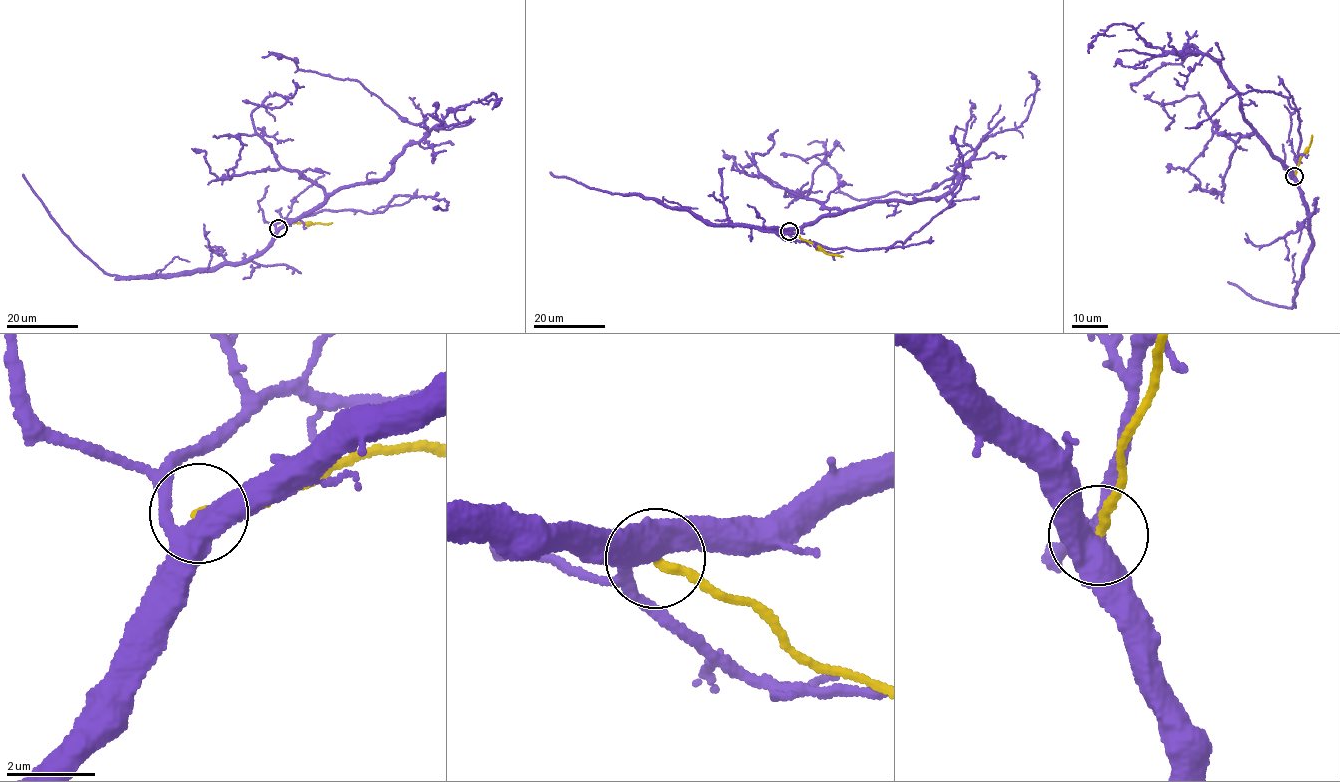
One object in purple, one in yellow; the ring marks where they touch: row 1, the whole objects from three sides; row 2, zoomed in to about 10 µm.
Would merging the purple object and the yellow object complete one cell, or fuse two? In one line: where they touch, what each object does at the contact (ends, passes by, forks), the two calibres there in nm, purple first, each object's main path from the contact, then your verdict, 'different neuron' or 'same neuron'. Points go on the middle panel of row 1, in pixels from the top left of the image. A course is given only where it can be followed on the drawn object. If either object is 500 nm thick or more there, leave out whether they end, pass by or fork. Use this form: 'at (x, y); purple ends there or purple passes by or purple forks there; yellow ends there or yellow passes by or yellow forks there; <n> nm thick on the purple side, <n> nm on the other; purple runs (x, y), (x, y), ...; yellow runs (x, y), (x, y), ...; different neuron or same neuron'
at (789, 231); purple forks there; yellow ends there; 460 nm thick on the purple side, 240 nm on the other; purple runs (789, 230), (942, 196), (957, 181), (855, 199), (839, 190), (824, 145), (807, 144); yellow runs (789, 231), (827, 253), (843, 256); different neuron

